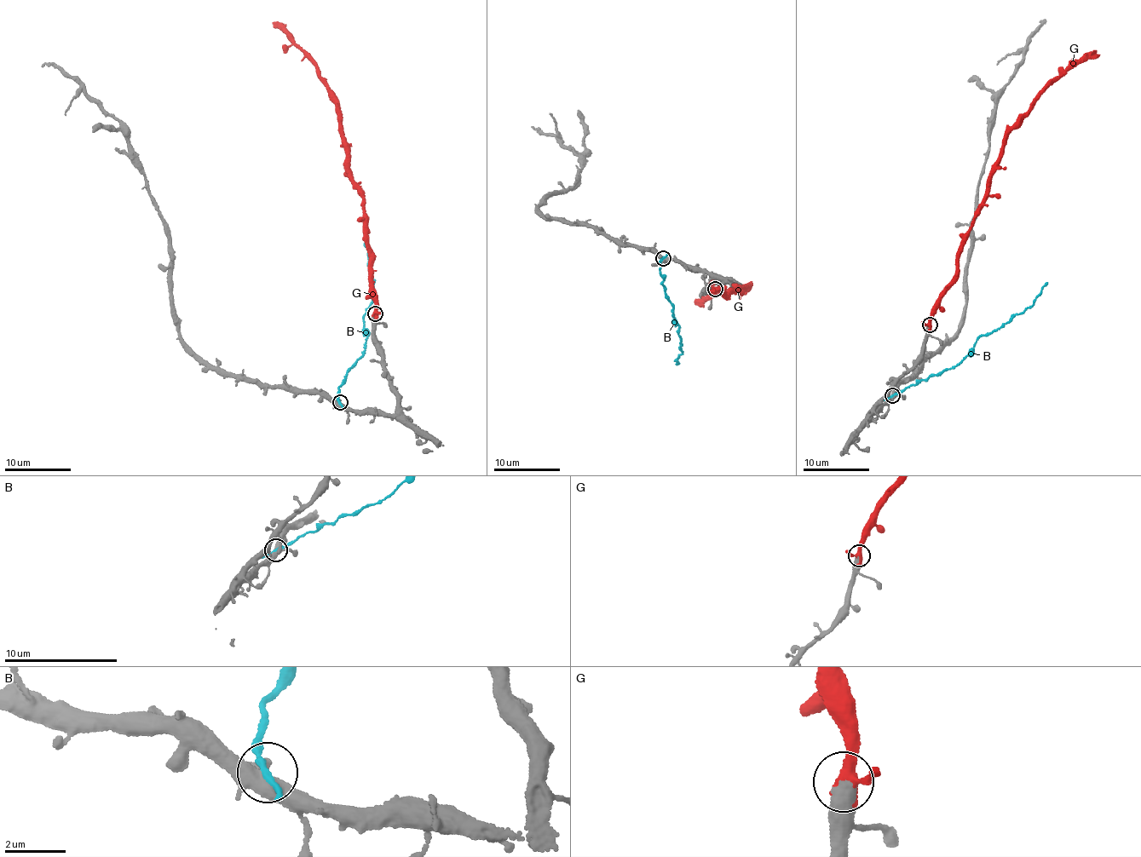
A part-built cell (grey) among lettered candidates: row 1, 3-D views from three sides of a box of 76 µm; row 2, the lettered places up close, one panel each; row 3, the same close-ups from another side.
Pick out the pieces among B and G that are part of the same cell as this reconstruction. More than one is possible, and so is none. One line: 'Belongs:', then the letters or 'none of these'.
Belongs: G

